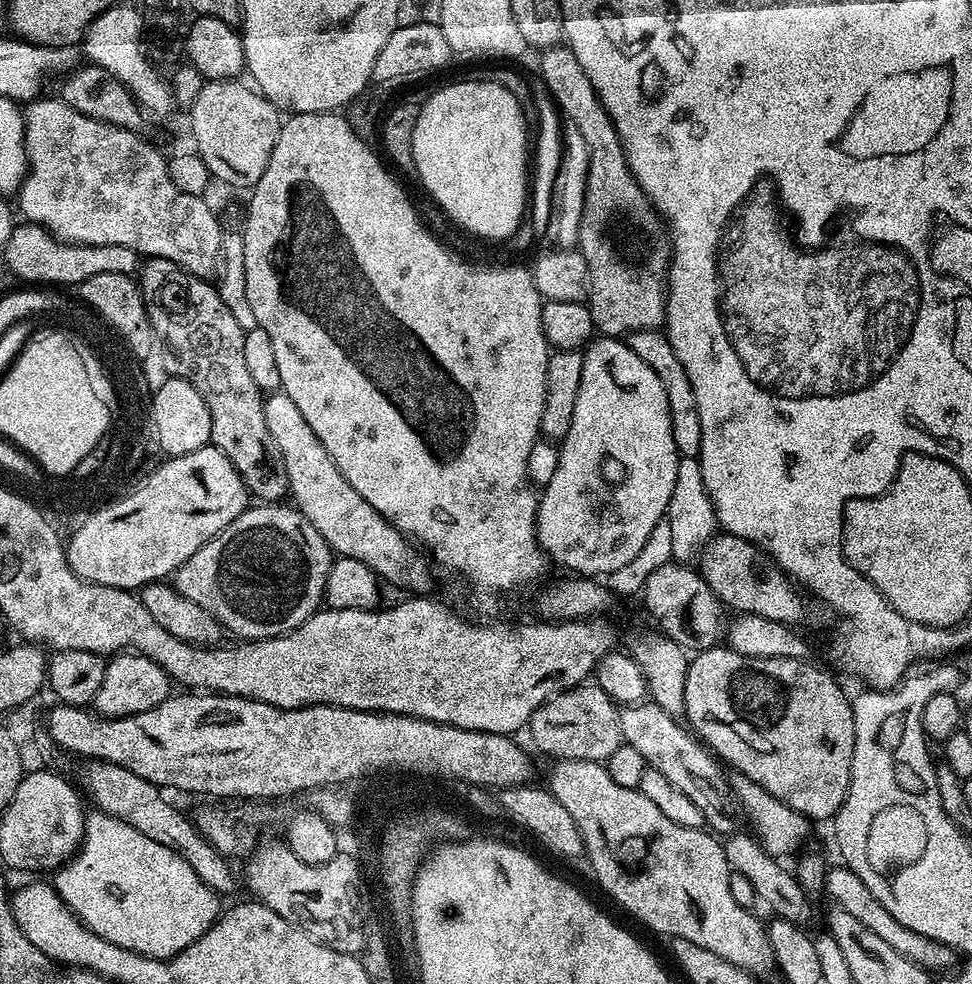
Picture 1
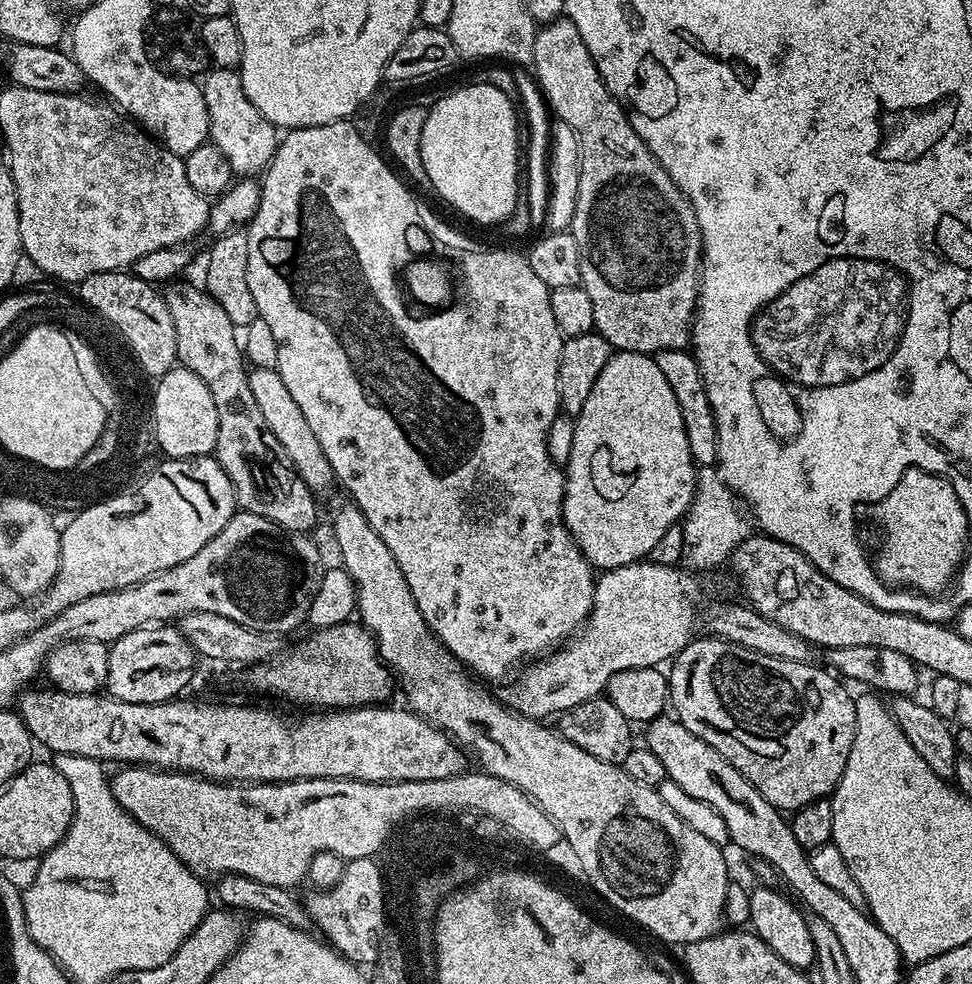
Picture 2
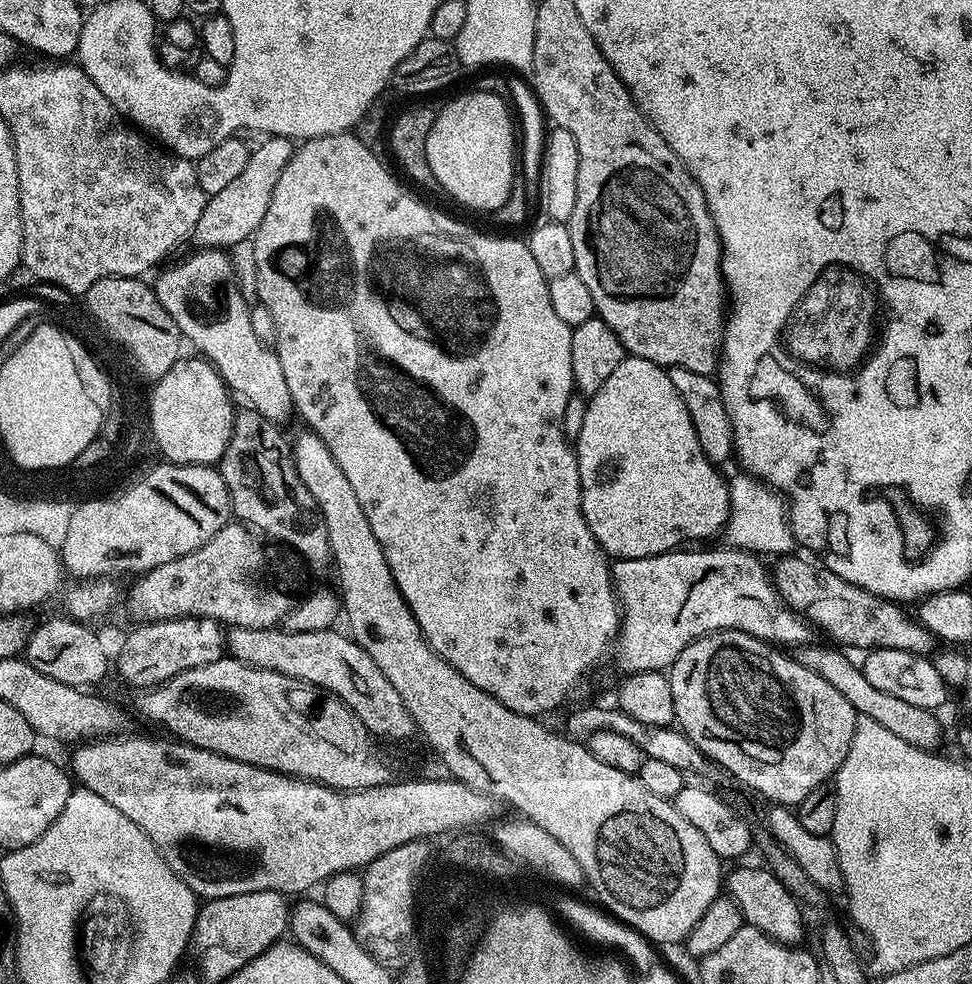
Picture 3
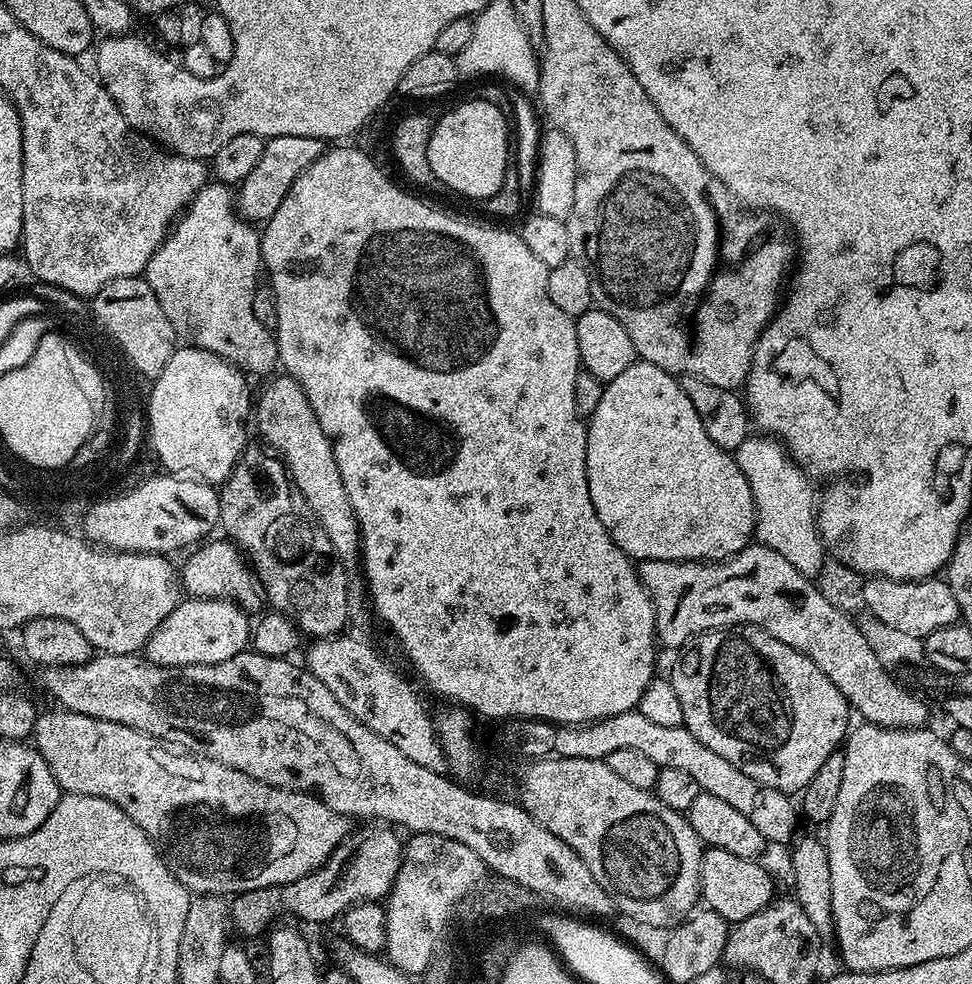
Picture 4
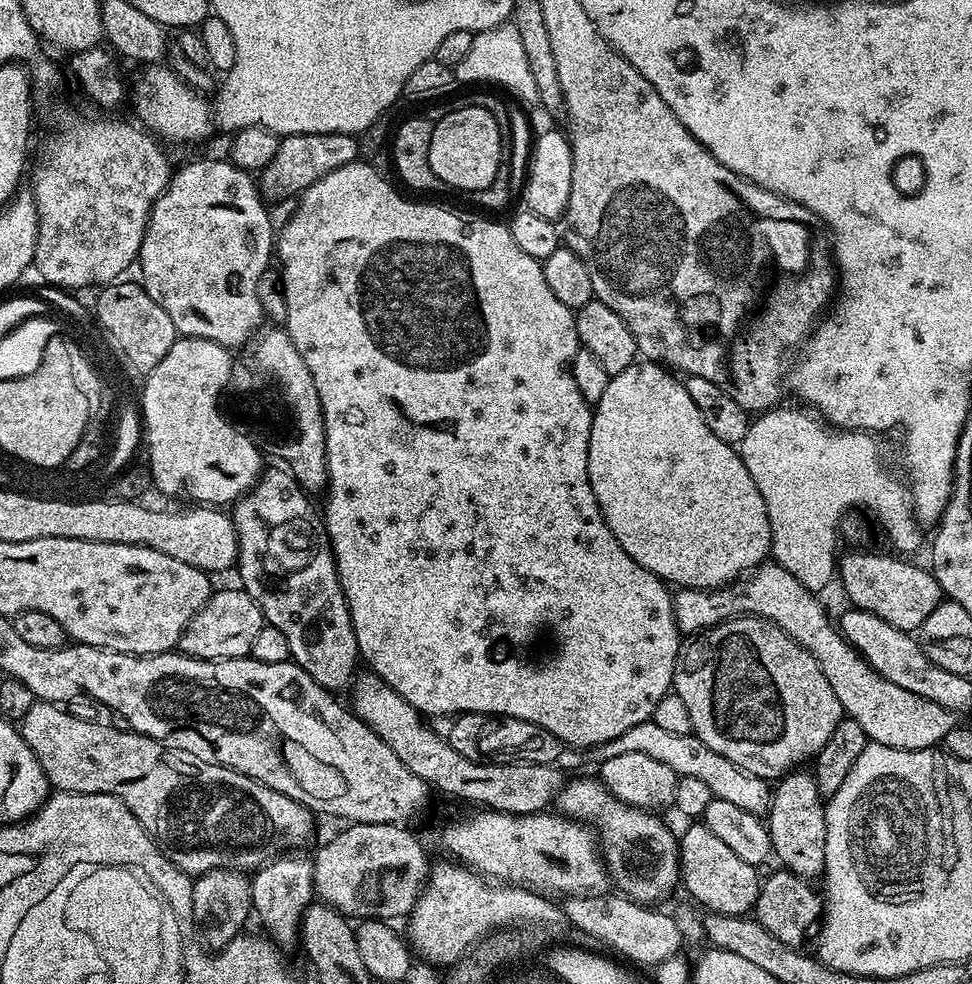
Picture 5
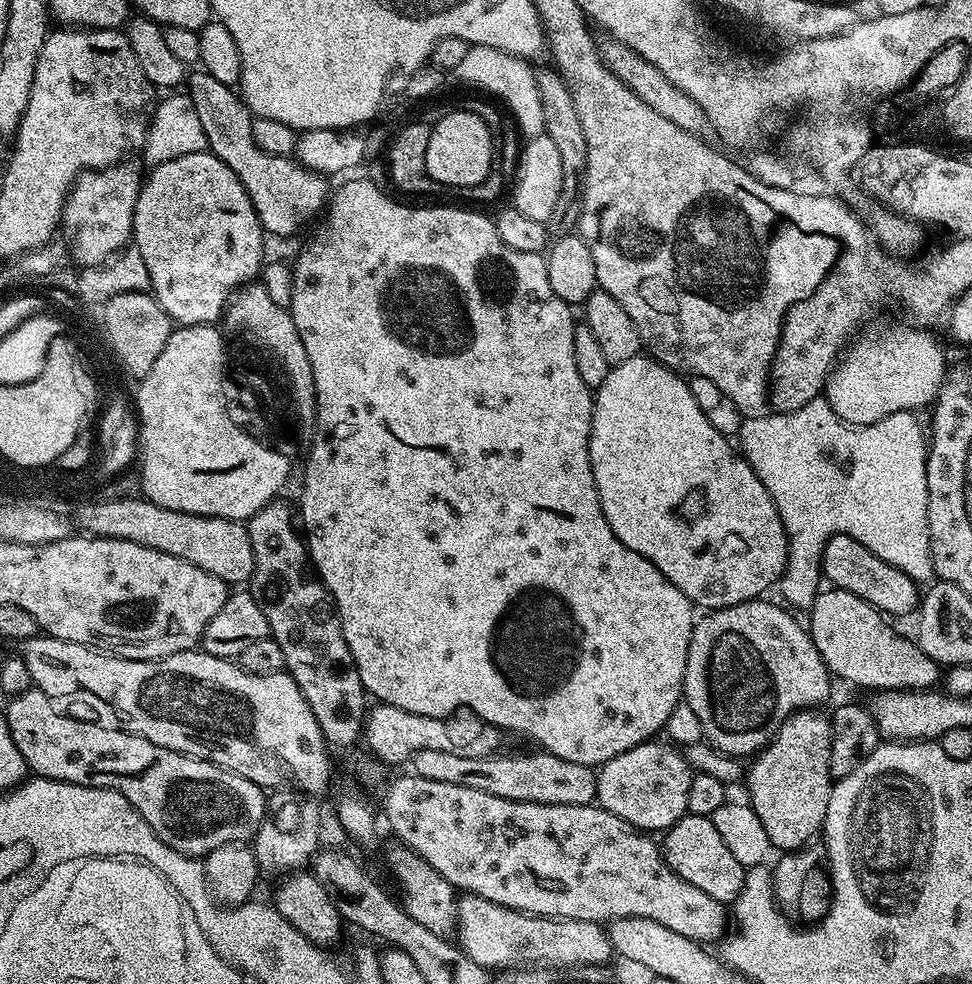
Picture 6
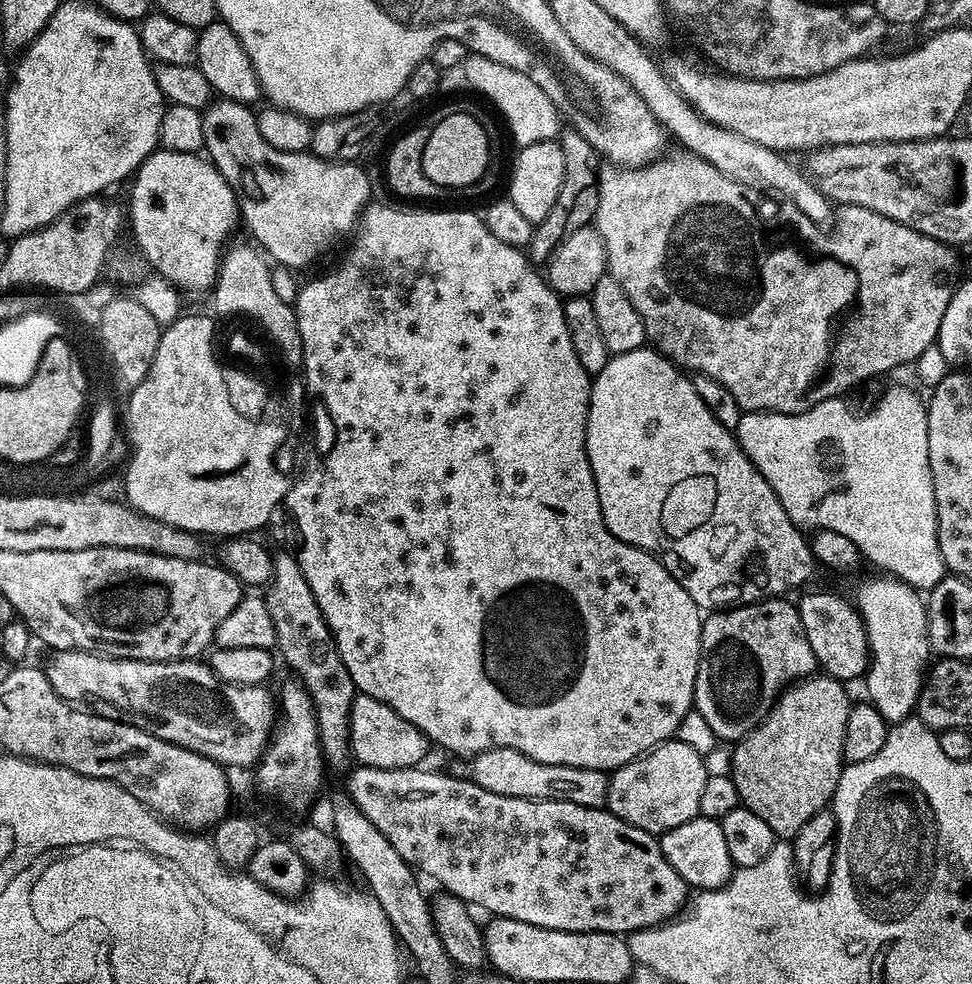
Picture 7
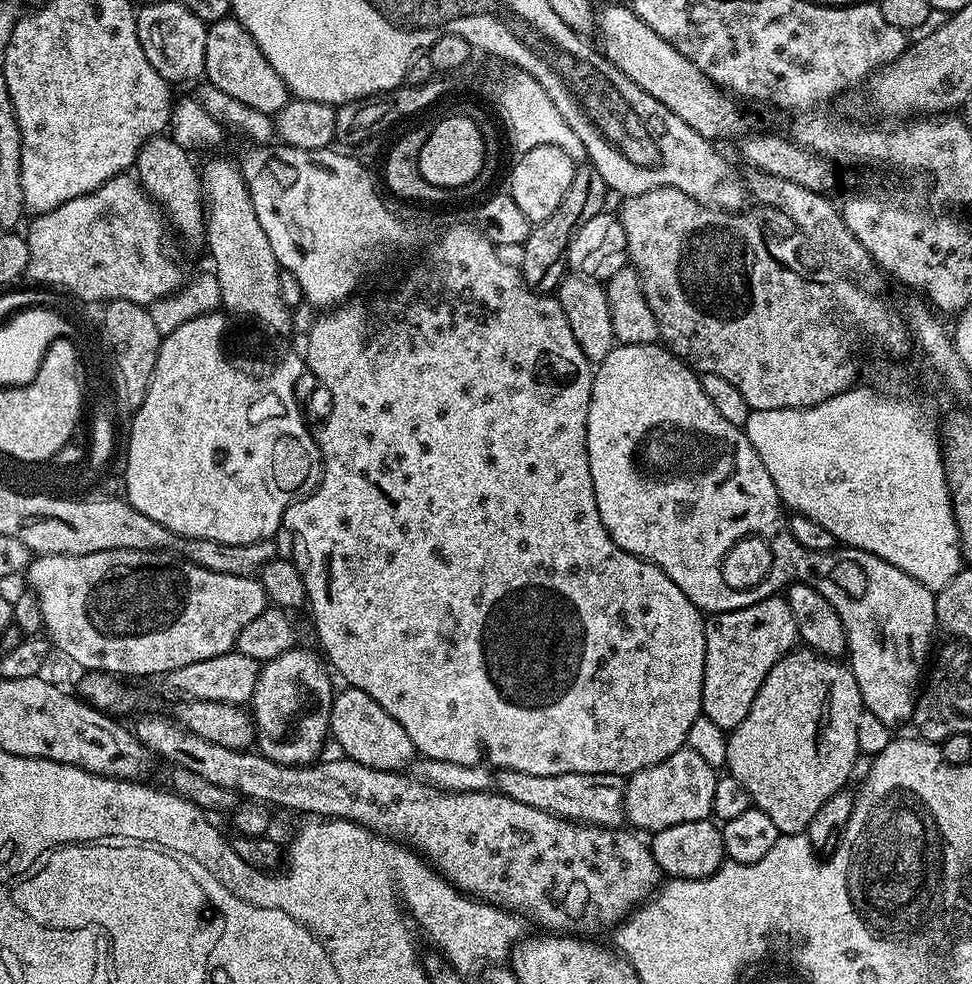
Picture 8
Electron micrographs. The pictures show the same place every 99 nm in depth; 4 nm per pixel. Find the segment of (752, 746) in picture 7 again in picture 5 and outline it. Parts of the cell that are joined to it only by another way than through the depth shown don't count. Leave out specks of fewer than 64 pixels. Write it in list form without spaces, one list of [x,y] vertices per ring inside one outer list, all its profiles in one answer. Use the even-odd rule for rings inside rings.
[[[793,770],[775,781],[766,823],[772,843],[772,856],[780,859],[787,871],[805,878],[823,877],[828,866],[826,800],[818,790],[815,775],[811,771],[804,771]]]

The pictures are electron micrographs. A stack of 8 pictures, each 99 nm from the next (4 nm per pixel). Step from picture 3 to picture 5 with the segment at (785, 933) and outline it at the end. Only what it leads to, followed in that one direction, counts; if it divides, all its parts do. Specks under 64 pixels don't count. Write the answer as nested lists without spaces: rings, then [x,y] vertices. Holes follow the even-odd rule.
[[[692,822],[679,837],[680,878],[685,888],[709,913],[718,912],[727,916],[742,916],[751,913],[760,893],[762,876],[757,865],[742,862],[730,846],[724,845],[702,822]]]

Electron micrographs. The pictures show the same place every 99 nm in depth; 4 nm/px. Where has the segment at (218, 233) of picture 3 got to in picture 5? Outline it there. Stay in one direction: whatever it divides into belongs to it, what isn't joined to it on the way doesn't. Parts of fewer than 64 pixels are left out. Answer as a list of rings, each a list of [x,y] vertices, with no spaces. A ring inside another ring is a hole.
[[[331,132],[330,134],[294,134],[280,141],[278,152],[258,176],[258,187],[265,201],[284,200],[287,196],[299,197],[311,184],[318,182],[330,170],[338,166],[357,163],[360,156],[360,141],[351,132]]]

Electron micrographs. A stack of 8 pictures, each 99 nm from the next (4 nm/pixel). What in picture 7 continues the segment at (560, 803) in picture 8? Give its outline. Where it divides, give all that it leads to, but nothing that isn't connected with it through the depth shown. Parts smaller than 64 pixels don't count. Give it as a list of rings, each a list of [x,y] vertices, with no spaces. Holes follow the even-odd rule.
[[[491,748],[471,757],[467,762],[456,762],[450,768],[451,775],[467,778],[490,790],[494,794],[506,794],[510,798],[522,798],[523,800],[565,800],[566,802],[578,802],[578,806],[590,806],[591,808],[603,808],[608,802],[608,778],[609,773],[590,770],[582,766],[554,766],[546,762],[538,762],[509,748]]]

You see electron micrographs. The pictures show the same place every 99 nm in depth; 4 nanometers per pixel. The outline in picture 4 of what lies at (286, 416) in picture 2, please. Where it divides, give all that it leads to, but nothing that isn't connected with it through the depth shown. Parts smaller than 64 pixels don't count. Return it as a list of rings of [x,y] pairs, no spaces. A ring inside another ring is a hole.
[[[209,182],[172,225],[142,276],[181,341],[218,354],[245,374],[267,377],[277,367],[278,357],[275,335],[254,315],[252,299],[262,261],[260,232],[252,228],[234,207],[233,189]]]

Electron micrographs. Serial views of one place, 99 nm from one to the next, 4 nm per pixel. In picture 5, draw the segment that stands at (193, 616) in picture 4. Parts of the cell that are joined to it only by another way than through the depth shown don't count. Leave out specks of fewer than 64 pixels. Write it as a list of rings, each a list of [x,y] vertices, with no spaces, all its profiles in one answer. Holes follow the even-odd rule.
[[[243,587],[224,588],[213,591],[212,597],[208,600],[198,614],[186,626],[186,630],[180,636],[178,645],[179,651],[185,656],[191,656],[193,660],[237,660],[239,656],[248,656],[254,646],[254,638],[258,630],[262,630],[266,623],[260,612],[260,607],[250,598],[250,594],[244,591]]]

